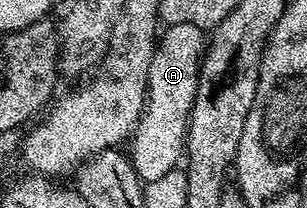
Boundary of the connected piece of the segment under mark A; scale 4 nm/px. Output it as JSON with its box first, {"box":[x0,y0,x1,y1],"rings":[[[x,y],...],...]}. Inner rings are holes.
{"box":[129,24,205,183],"rings":[[[175,24],[166,27],[158,37],[151,64],[148,66],[148,92],[143,117],[137,124],[132,135],[133,150],[129,152],[129,159],[136,170],[136,174],[146,183],[159,180],[167,172],[178,167],[180,156],[185,152],[188,133],[188,120],[193,111],[195,92],[198,91],[198,72],[204,55],[205,32],[193,24]]]}

